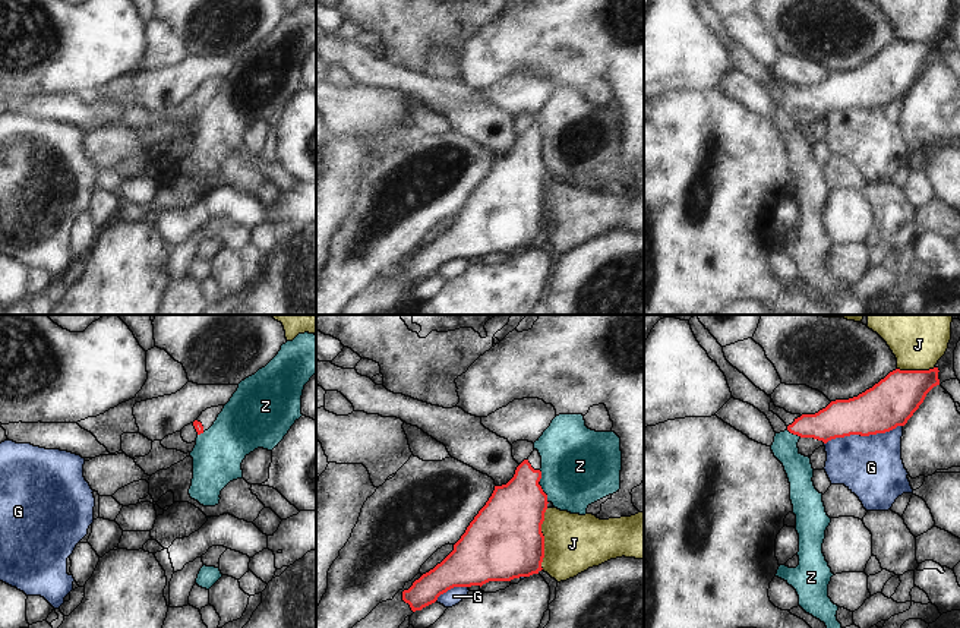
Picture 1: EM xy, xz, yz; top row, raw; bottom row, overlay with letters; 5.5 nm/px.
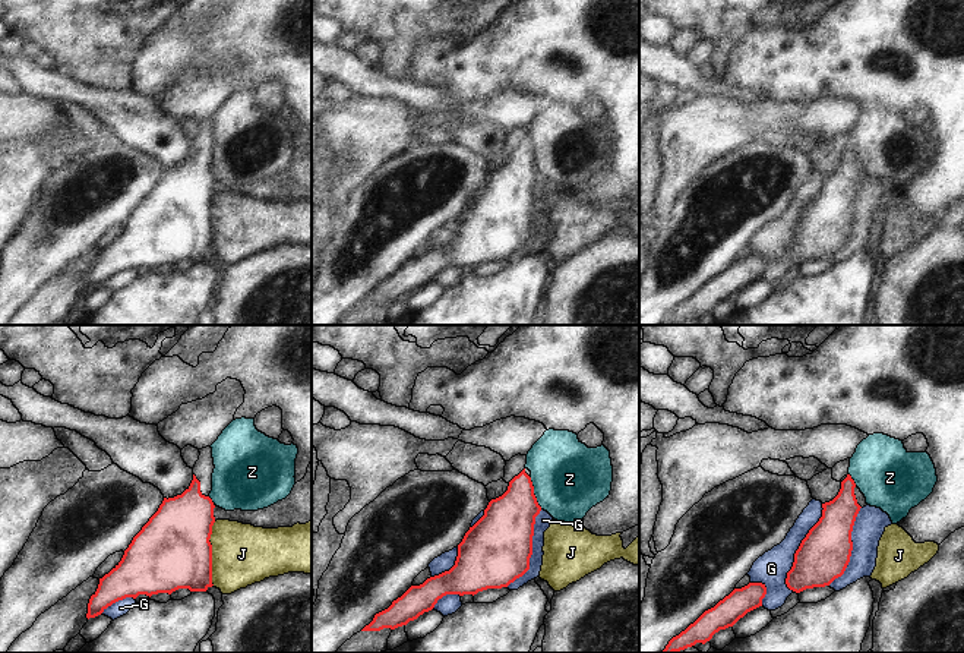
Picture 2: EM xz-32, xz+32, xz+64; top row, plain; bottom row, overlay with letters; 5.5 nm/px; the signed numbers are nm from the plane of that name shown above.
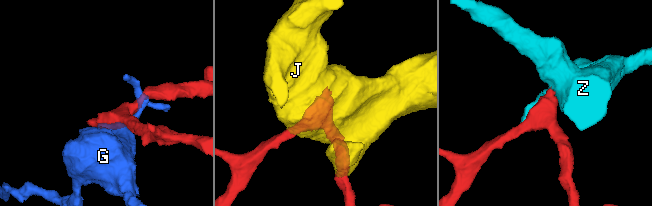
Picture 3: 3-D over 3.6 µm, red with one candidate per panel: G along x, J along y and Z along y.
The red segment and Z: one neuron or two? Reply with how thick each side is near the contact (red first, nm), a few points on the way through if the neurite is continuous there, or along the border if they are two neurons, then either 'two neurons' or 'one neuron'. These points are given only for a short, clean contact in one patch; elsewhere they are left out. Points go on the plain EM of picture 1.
calibres 340 and 420 nm; border xz (539, 157), (548, 174); two neurons

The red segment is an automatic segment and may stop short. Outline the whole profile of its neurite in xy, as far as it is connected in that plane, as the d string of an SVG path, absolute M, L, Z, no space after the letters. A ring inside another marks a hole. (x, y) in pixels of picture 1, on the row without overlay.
M224 78L211 79L202 83L202 86L193 94L193 98L198 104L198 107L208 102L214 94L217 92L218 86L222 83Z

